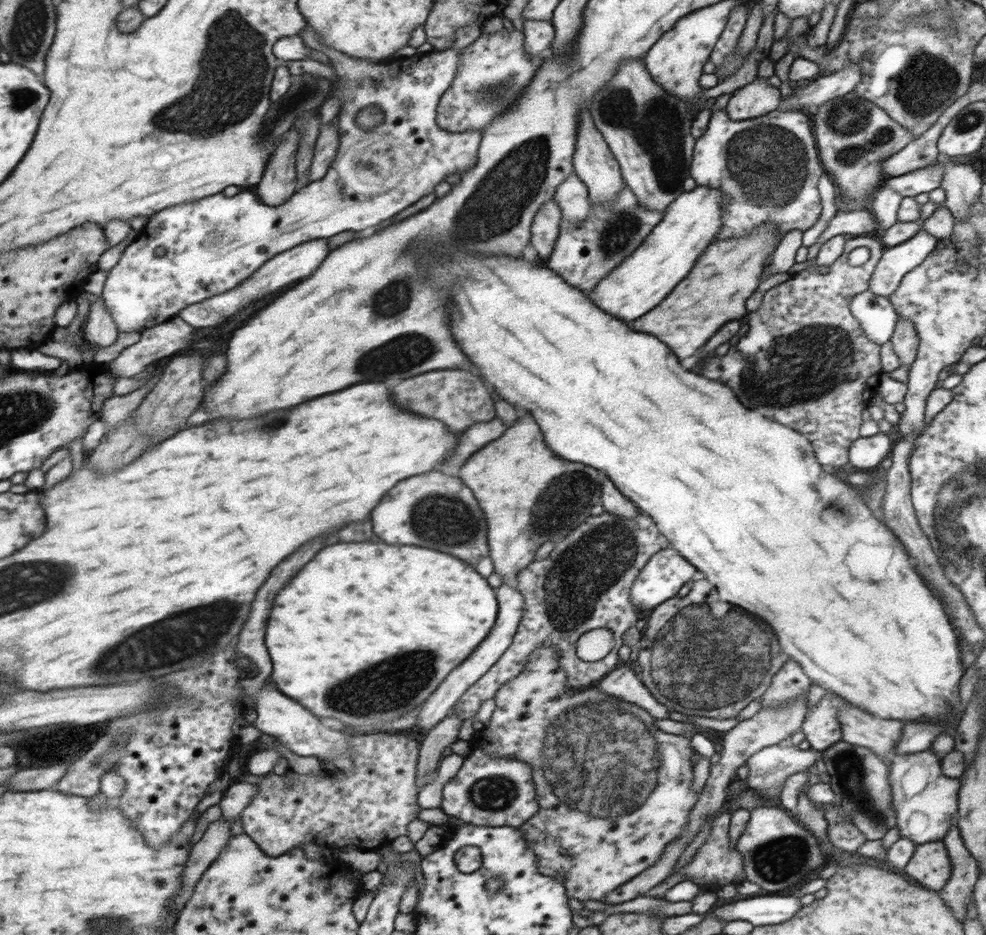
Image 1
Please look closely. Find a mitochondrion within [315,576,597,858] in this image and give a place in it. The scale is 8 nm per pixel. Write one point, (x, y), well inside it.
(374, 690)

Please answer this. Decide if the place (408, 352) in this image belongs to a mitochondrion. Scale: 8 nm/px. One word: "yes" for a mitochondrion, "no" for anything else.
yes

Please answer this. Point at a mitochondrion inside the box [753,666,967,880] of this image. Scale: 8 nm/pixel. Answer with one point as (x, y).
(851, 775)

